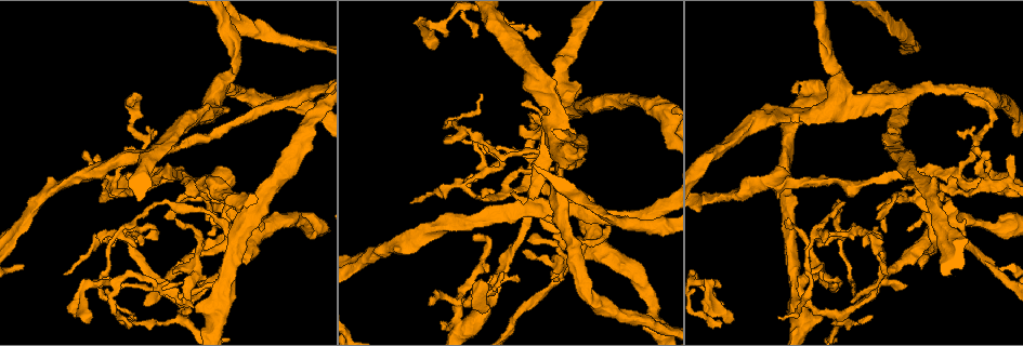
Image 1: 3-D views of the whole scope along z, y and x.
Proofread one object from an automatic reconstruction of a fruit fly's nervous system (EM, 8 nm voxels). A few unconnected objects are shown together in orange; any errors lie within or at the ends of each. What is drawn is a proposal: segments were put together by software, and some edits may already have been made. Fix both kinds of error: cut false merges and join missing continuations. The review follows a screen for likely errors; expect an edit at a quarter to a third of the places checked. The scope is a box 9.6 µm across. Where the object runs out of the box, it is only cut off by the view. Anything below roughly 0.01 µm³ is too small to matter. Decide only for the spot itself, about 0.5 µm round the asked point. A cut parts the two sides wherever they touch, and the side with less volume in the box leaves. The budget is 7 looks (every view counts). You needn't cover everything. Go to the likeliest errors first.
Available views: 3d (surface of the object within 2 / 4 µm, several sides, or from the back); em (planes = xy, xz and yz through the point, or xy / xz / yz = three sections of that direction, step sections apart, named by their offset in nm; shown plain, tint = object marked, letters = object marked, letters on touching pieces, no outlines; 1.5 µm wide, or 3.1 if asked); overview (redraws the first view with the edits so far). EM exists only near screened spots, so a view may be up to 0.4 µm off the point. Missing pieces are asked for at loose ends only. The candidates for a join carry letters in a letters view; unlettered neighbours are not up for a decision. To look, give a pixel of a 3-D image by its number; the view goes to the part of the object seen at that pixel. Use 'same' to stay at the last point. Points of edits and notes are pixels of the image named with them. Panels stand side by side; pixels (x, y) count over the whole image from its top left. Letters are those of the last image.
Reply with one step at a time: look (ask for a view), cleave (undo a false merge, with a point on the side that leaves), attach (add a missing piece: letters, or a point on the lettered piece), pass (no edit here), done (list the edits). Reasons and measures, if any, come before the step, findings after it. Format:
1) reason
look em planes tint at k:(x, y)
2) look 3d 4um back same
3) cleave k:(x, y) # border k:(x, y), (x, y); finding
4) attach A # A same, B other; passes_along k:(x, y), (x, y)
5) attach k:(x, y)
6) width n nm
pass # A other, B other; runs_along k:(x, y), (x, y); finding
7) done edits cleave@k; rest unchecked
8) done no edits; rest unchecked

four arms meet
look em yz step 4 tint at 1:(1007, 188)

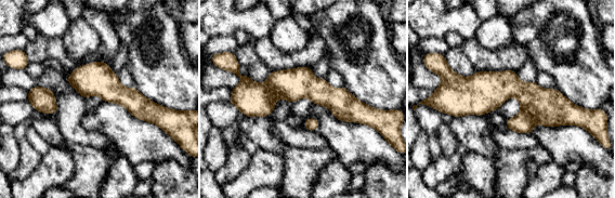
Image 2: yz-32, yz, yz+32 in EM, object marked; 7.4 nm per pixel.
cut it another way
look em planes letters same

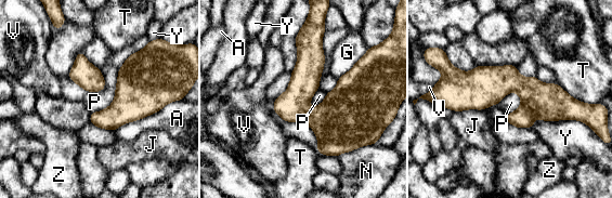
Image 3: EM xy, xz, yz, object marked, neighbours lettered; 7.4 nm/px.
width 190 nm
pass # A other, G other, J other, N other, P other, T other, V other, Y other, Z other; runs_along 3:(446, 103), (484, 86), (576, 103); all the same neuron

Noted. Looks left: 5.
looks like a crossing
look em xy step 4 tint at 1:(586, 247)

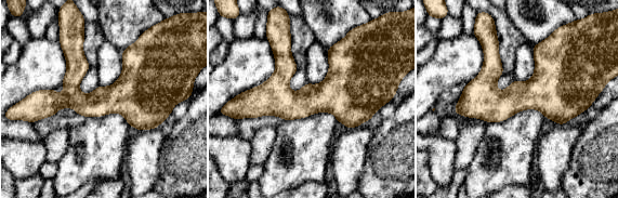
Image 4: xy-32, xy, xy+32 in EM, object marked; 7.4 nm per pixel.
cut it another way
look em planes tint same

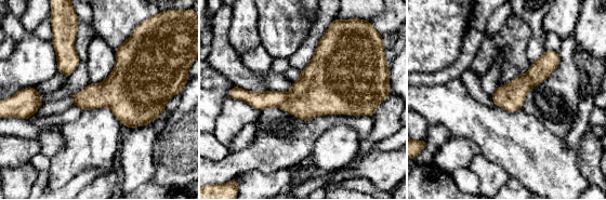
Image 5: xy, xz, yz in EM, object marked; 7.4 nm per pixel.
look em planes letters same

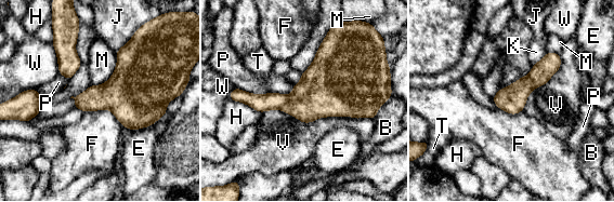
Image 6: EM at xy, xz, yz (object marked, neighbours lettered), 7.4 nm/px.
pass # B other, E other, F other, H other, J other, K other, M other, P other, T other, V other, W other; border 6:(116, 53), (114, 72), (92, 85); one neuron here

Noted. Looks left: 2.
look em yz step 4 letters at 1:(191, 307)

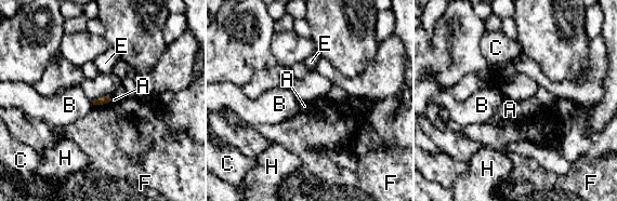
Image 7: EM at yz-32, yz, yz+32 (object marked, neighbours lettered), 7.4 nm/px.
pass # A other, B other, C other, E other, F other, H other; border 7:(109, 102), (103, 105), (94, 105); none of them fits

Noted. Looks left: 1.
done no edits; rest unchecked

